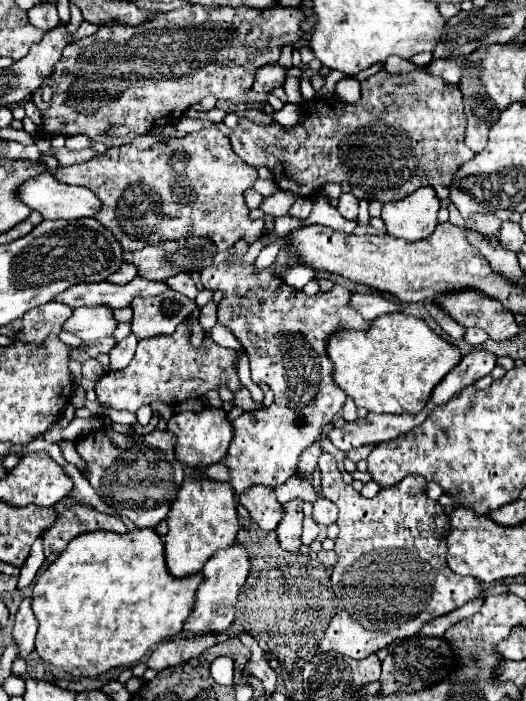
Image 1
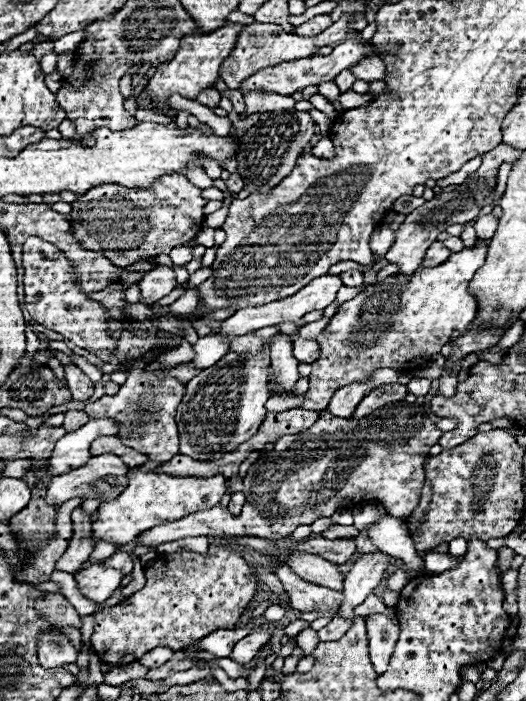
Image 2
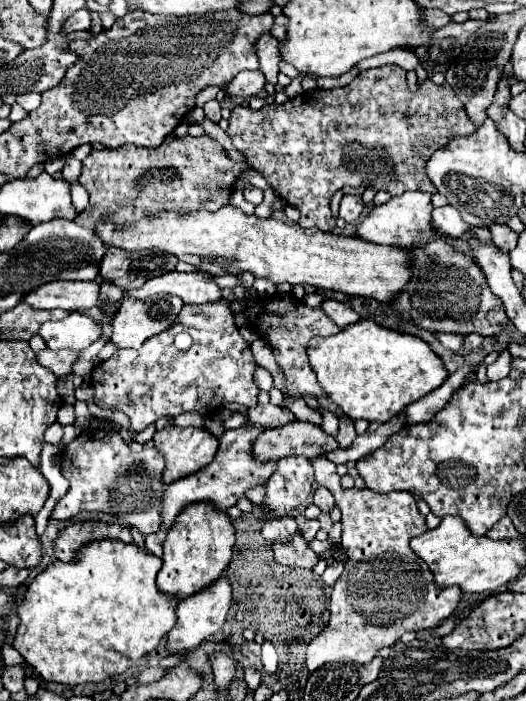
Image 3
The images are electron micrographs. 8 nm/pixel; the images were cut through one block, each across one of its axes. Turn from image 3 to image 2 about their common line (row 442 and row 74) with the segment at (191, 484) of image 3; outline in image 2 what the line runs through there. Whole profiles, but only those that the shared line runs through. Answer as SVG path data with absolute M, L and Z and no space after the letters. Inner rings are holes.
M254 22L254 24L244 26L240 30L240 36L236 40L234 50L230 52L230 56L220 66L220 78L226 82L228 88L238 88L238 84L242 80L250 78L252 74L256 74L262 68L278 66L282 62L294 62L298 58L308 58L312 54L314 54L314 38L306 38L306 36L284 32L276 24Z

